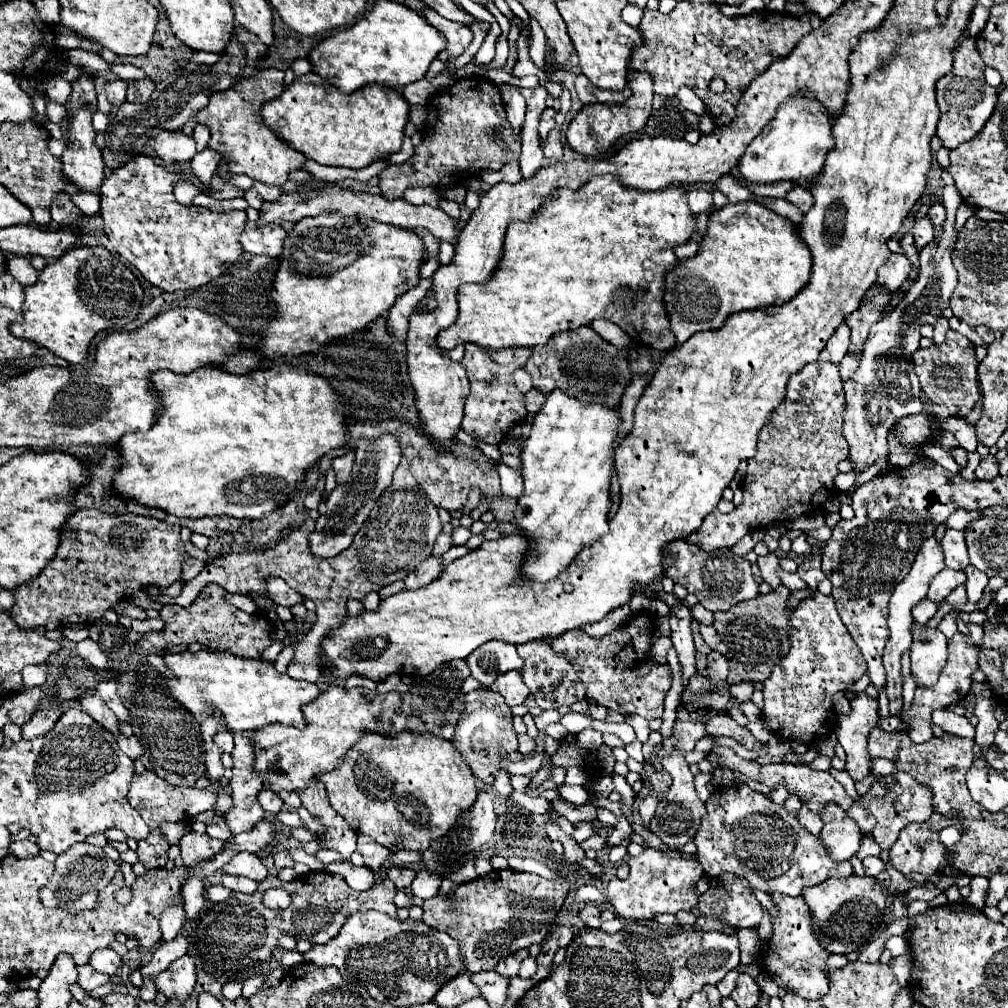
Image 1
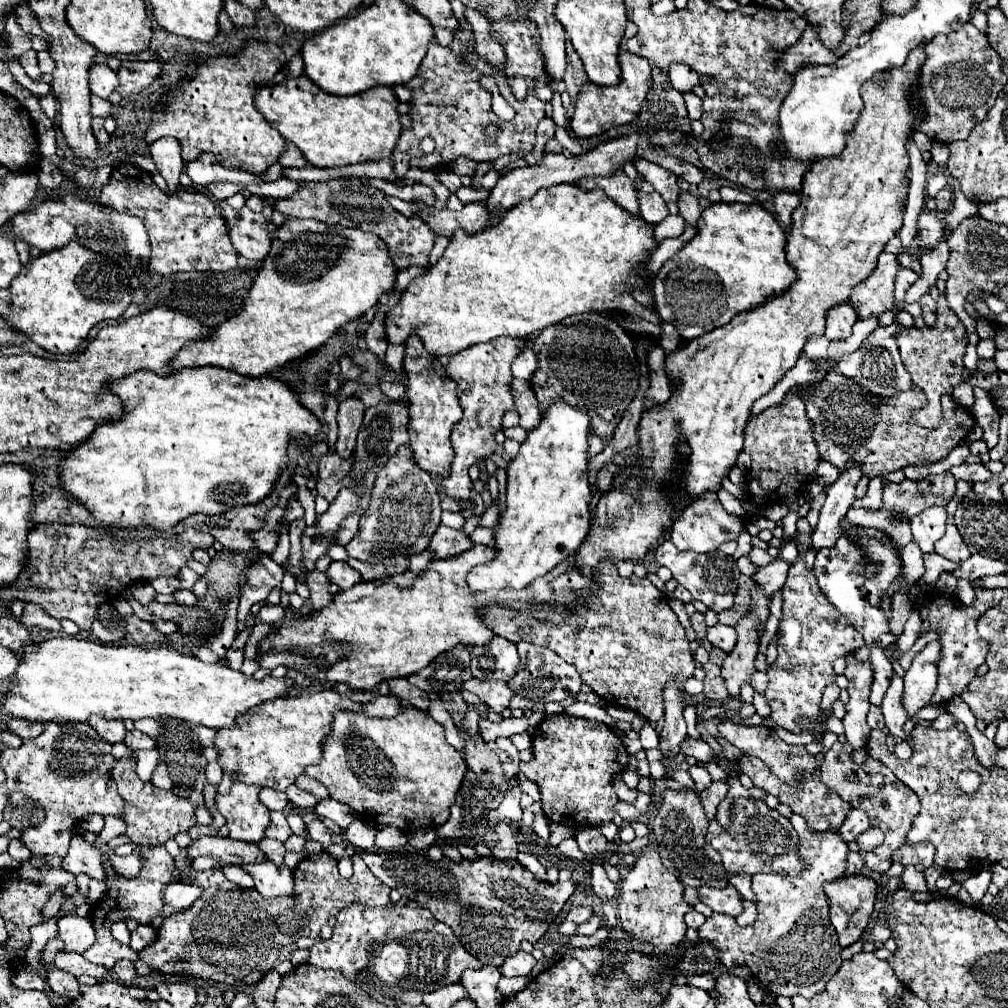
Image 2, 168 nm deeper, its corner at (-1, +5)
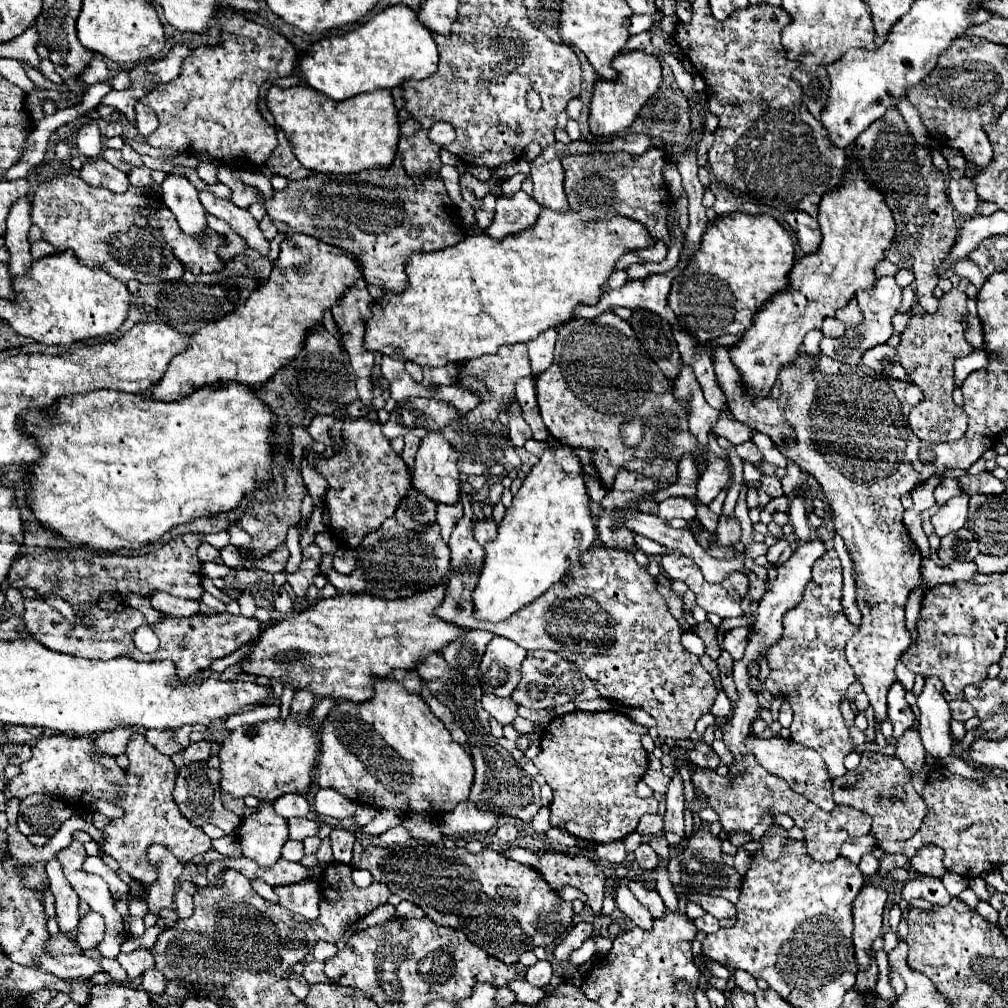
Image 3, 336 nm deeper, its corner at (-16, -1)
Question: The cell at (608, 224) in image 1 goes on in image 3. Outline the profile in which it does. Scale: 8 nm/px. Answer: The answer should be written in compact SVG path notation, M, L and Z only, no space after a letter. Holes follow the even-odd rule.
M542 208L538 222L504 240L480 236L466 236L454 248L444 248L434 254L412 254L408 262L410 288L400 294L384 294L380 304L374 304L374 316L366 322L364 348L388 354L400 362L414 362L418 366L446 366L448 362L464 362L494 354L502 344L518 344L536 338L548 328L574 318L578 306L596 306L616 262L640 248L654 246L648 230L624 216L584 222L574 210L552 212Z

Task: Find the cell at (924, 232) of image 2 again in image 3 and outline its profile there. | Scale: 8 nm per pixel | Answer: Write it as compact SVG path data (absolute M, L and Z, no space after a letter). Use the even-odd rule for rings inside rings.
M890 108L880 120L870 124L856 138L856 142L846 148L846 154L860 160L866 176L884 192L894 212L896 236L892 248L886 252L886 260L892 260L896 266L910 268L914 272L918 304L928 314L936 314L938 298L934 296L934 288L938 284L938 276L934 268L942 262L944 256L950 254L960 236L952 216L954 210L946 194L944 174L932 164L930 150L916 144L896 108Z

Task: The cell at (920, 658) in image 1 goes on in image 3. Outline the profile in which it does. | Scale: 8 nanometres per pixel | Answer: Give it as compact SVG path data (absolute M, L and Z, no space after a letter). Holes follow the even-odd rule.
M930 676L918 694L918 730L926 752L934 758L946 758L952 750L950 708L942 692L942 680Z

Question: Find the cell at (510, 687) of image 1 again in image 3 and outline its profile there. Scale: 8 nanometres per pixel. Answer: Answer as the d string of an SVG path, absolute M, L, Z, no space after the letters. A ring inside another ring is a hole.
M492 694L482 696L482 708L500 724L510 724L518 716L518 704L512 698L498 698Z

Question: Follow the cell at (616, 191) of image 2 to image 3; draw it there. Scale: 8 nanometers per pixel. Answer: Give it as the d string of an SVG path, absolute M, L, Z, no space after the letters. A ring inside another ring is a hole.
M594 152L594 154L564 156L562 158L562 166L566 172L564 190L570 208L578 210L586 220L600 220L612 214L628 216L644 224L654 240L664 240L666 244L670 244L666 216L672 202L668 202L670 194L664 186L662 166L648 166L648 152L636 160L638 162L632 162L630 154L626 152L614 152L614 154ZM590 176L594 176L594 180L590 180Z

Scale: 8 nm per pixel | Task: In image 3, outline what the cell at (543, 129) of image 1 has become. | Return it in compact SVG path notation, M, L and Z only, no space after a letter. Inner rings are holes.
M554 142L544 148L542 154L532 162L532 180L534 194L532 198L540 206L548 206L552 210L568 210L568 200L564 194L564 172L560 166L560 158L568 154L570 144ZM536 164L536 168L534 168Z

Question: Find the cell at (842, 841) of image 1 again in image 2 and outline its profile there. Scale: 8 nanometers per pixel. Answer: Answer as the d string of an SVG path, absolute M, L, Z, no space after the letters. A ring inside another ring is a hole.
M797 814L791 816L791 824L799 836L799 858L805 862L805 870L801 870L799 876L781 876L781 874L753 874L751 876L751 888L757 898L757 920L751 926L737 926L735 918L713 914L705 920L705 924L697 930L701 942L709 942L719 950L719 962L727 968L745 964L751 974L761 982L761 986L775 996L803 996L813 998L815 994L825 990L825 984L831 980L831 976L841 966L841 946L837 940L837 934L829 922L829 898L823 894L823 884L833 882L841 876L845 876L847 866L847 854L849 848L841 840L839 832L825 832L817 834L811 832L803 818Z

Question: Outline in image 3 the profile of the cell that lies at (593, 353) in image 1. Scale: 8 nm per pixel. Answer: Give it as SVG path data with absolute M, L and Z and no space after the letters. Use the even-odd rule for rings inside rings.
M608 310L608 312L602 312L602 314L600 314L600 316L596 316L596 318L574 318L574 320L570 320L568 324L562 324L562 326L560 326L560 328L558 328L556 332L558 332L558 342L556 342L556 352L554 352L554 362L550 364L550 368L548 368L546 372L542 372L542 374L540 374L538 378L536 378L536 396L538 396L538 406L540 406L540 412L542 412L542 418L544 418L544 424L546 424L546 428L550 430L550 434L552 434L552 436L554 436L556 440L560 440L560 442L564 442L564 444L570 444L570 446L576 446L576 448L592 448L592 450L596 452L596 456L594 456L594 464L596 464L596 468L598 468L598 474L600 474L600 480L602 480L602 484L604 484L606 488L610 488L610 486L612 486L612 480L614 480L614 476L616 476L616 472L618 472L620 468L624 468L624 466L626 466L626 468L630 468L630 470L634 470L634 472L640 472L640 474L644 474L644 476L652 476L652 478L656 478L656 480L660 480L660 484L662 484L662 488L666 488L666 486L668 486L668 484L670 484L672 480L676 480L676 460L680 460L680 456L682 456L684 452L692 452L692 436L688 436L688 420L684 420L684 412L680 412L680 404L676 404L676 398L672 396L672 382L670 382L670 380L666 380L666 376L664 376L664 374L660 372L660 368L658 368L658 366L654 364L654 360L652 360L652 358L648 360L648 352L646 352L646 350L642 348L642 344L640 344L640 340L636 338L636 334L634 334L634 330L632 330L632 326L630 326L630 324L628 324L626 320L622 320L620 316L616 316L614 312L610 312L610 310ZM664 408L666 408L666 410L668 410L668 408L672 408L672 410L676 412L676 416L678 416L678 424L680 424L680 426L678 426L676 430L670 430L670 432L672 432L672 438L670 438L670 442L672 442L672 446L674 446L674 448L672 448L672 460L668 460L668 458L664 458L664 456L660 456L660 454L656 454L656 450L652 448L652 446L654 446L654 440L652 440L652 434L654 434L654 430L648 430L648 426L652 426L652 424L654 424L654 420L658 420L658 412L660 412L660 410L664 410ZM632 418L646 418L646 424L648 424L648 426L644 428L644 438L642 438L642 442L638 444L638 448L628 448L628 446L626 446L626 444L622 442L622 426L624 426L624 422L628 422L628 420L632 420Z

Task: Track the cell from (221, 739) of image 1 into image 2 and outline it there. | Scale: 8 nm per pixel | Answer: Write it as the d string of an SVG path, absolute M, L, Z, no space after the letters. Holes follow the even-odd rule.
M193 726L193 730L197 732L197 738L199 738L199 744L201 746L213 746L213 740L215 740L217 730L207 728L207 726Z

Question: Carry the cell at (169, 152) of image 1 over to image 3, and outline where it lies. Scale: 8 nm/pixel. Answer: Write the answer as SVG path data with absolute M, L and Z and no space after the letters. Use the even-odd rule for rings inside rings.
M172 174L162 182L162 202L174 212L180 228L190 236L202 236L206 230L206 216L204 208L198 200L198 190L192 186L192 182L184 174Z

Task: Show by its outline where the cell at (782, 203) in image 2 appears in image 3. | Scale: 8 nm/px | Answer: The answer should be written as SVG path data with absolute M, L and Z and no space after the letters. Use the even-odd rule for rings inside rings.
M794 210L794 212L786 214L786 222L794 230L802 252L804 254L816 252L816 248L820 246L820 228L818 228L816 218L810 216L810 214L806 214L806 212Z

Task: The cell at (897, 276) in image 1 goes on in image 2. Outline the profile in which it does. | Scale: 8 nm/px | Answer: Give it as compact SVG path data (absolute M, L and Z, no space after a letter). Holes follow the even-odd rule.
M883 254L879 256L877 268L871 272L871 276L851 290L849 302L851 306L855 306L859 320L881 316L887 310L897 310L893 298L893 282L897 270L897 258L891 254Z

